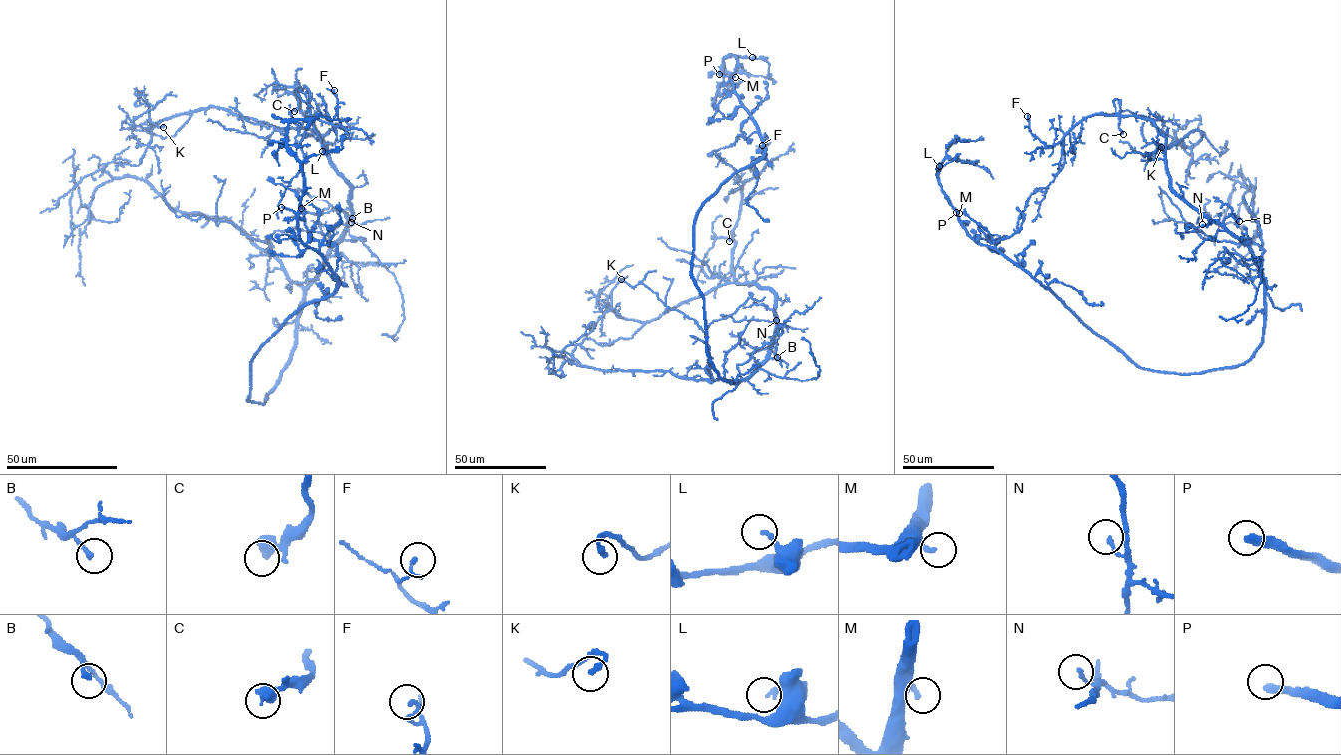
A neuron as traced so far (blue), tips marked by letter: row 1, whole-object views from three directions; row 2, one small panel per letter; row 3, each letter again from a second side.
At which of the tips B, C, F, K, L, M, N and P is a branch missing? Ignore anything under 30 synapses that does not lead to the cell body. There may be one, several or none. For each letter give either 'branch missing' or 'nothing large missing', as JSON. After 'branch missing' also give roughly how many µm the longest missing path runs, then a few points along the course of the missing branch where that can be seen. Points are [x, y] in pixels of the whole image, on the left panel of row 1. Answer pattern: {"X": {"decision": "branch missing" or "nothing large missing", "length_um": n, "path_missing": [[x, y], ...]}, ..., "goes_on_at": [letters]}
{"B": {"decision": "nothing large missing"}, "C": {"decision": "nothing large missing"}, "F": {"decision": "nothing large missing"}, "K": {"decision": "nothing large missing"}, "L": {"decision": "nothing large missing"}, "M": {"decision": "branch missing", "length_um": 10, "path_missing": [[301, 208], [318, 212]]}, "N": {"decision": "nothing large missing"}, "P": {"decision": "branch missing", "length_um": 70, "path_missing": [[281, 207], [270, 197], [262, 179], [244, 154], [256, 131], [254, 127]]}, "goes_on_at": ["M", "P"]}

